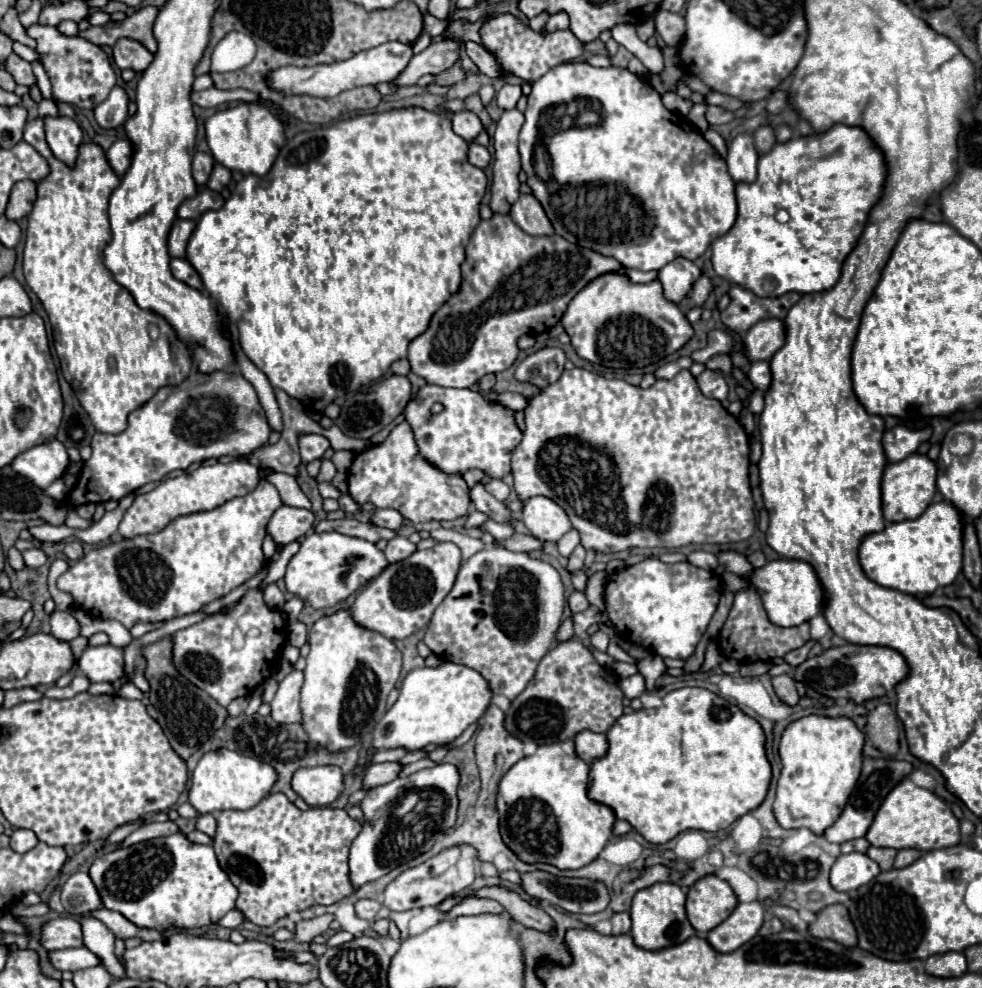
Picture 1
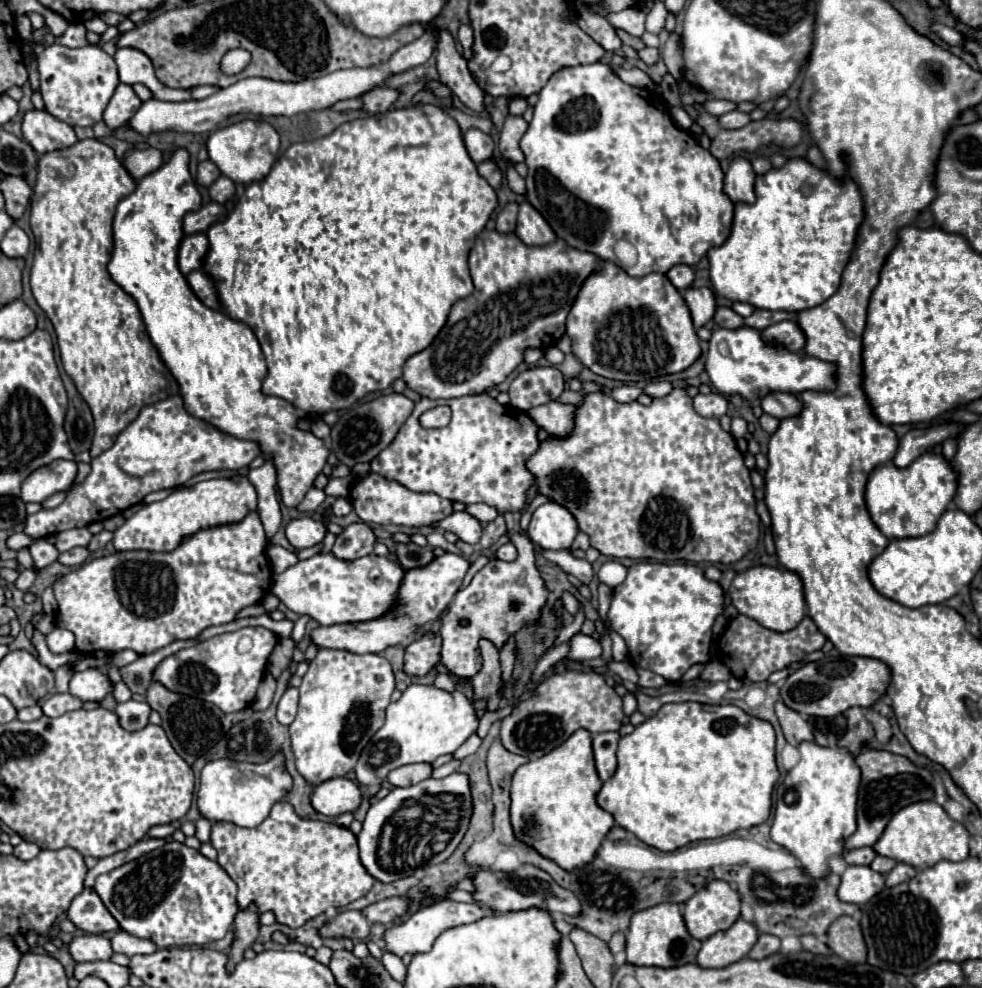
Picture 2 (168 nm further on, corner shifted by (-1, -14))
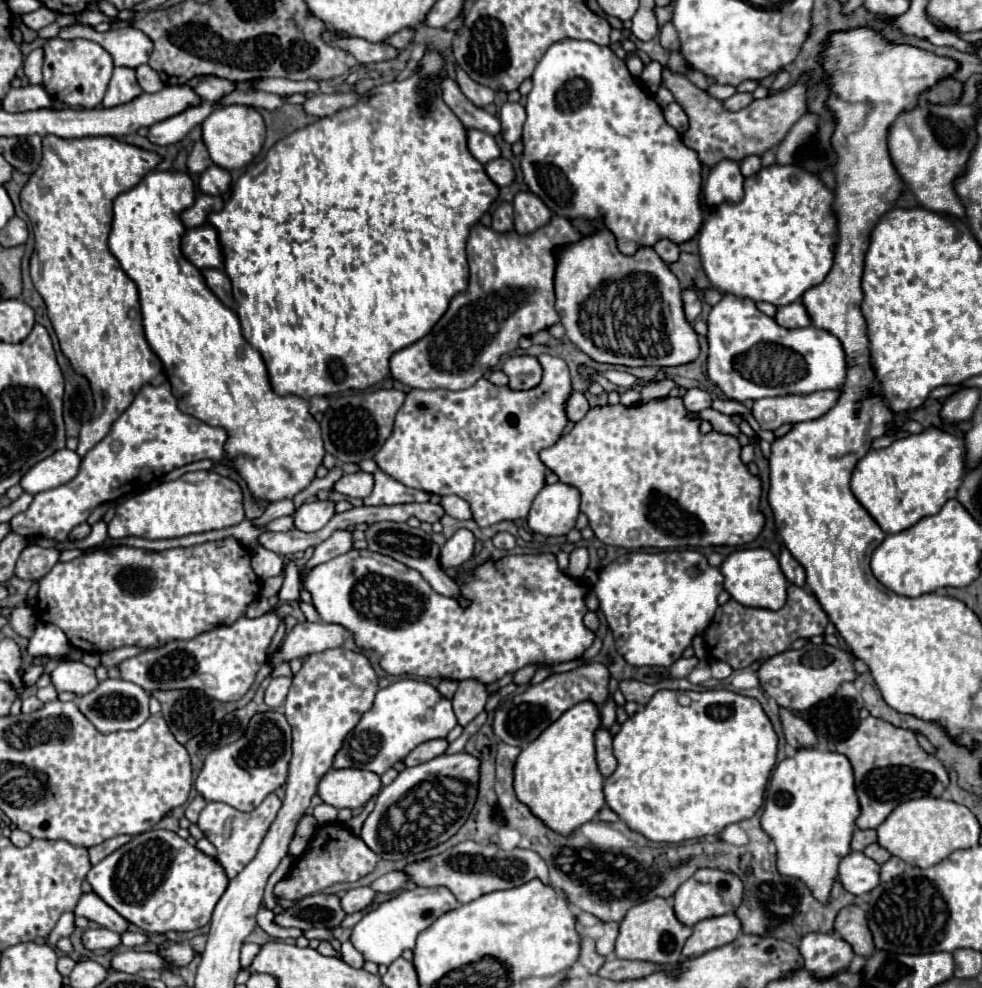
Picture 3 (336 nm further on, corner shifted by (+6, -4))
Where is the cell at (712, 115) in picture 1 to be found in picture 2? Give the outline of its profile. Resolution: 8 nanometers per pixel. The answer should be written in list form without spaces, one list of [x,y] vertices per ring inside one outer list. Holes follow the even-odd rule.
[[[733,110],[733,112],[727,112],[723,116],[719,116],[719,122],[723,128],[729,128],[729,130],[735,130],[735,128],[743,128],[751,122],[749,114],[745,112],[739,112],[739,110]]]

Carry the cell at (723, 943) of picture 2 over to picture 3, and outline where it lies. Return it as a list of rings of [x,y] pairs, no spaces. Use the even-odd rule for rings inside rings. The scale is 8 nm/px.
[[[730,912],[724,916],[702,920],[692,930],[694,932],[686,940],[686,946],[682,950],[682,954],[686,958],[696,958],[696,956],[702,956],[714,948],[734,942],[738,938],[738,934],[742,932],[742,924],[740,924],[738,916]]]

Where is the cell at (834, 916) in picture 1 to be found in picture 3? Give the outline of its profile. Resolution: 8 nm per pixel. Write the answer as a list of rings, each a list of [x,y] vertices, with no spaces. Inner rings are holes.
[[[846,906],[838,912],[834,920],[834,932],[840,934],[854,950],[854,954],[862,958],[870,958],[874,954],[872,934],[866,924],[866,914],[858,906]]]

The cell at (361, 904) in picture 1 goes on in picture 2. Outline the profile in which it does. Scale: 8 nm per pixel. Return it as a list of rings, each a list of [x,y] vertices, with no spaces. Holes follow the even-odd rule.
[[[343,910],[333,920],[325,922],[319,928],[321,938],[351,938],[351,940],[363,940],[369,936],[369,920],[359,910]]]

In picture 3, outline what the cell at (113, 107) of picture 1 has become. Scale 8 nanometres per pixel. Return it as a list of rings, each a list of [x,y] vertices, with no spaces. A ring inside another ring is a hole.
[[[114,68],[112,80],[108,84],[106,96],[102,100],[102,106],[112,108],[126,104],[142,94],[142,88],[136,82],[136,72],[132,68]]]

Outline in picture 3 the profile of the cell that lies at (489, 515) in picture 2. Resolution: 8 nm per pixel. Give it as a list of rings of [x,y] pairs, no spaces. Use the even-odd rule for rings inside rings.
[[[444,496],[442,498],[442,508],[446,510],[448,516],[458,518],[458,520],[470,520],[470,504],[466,504],[466,500],[462,500],[460,496]]]

